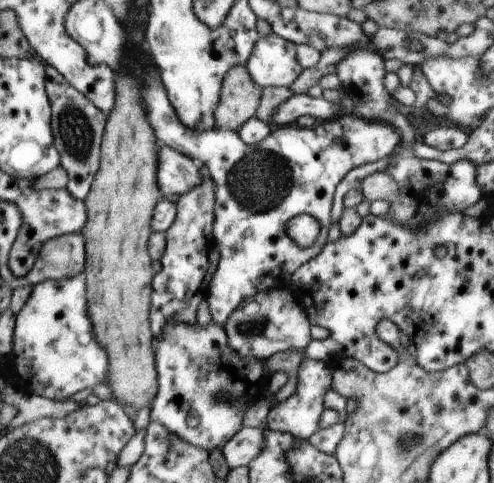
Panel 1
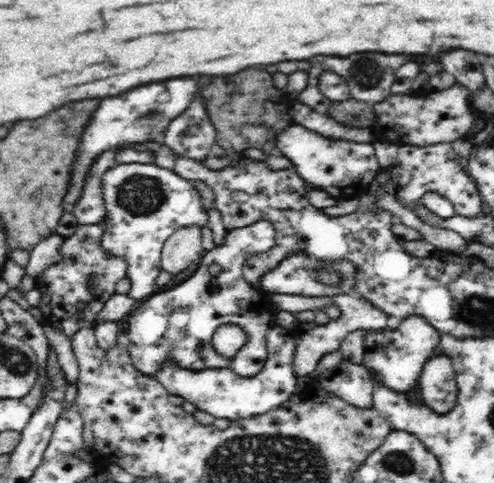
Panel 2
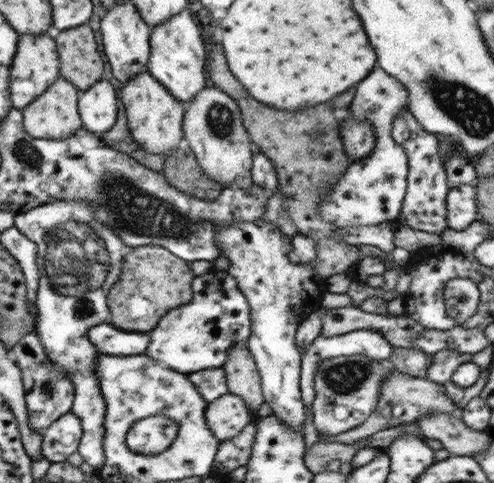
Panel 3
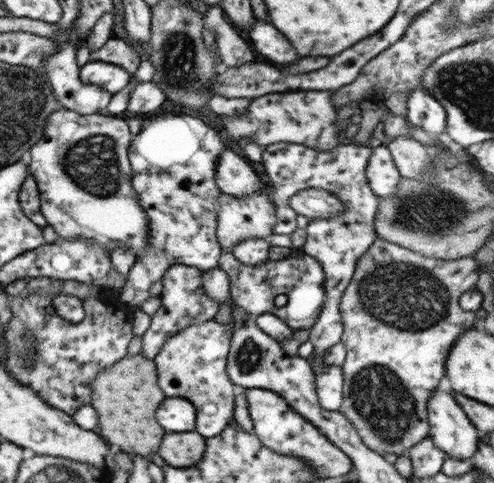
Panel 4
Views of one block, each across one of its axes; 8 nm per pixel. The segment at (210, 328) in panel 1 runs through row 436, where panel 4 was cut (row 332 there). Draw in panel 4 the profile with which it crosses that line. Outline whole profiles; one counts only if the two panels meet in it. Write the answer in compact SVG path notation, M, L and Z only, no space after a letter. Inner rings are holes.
M215 320L191 324L173 334L153 360L157 366L157 384L165 392L165 398L185 398L195 406L195 432L203 438L219 436L233 422L237 386L227 376L231 336L231 324L217 324Z

